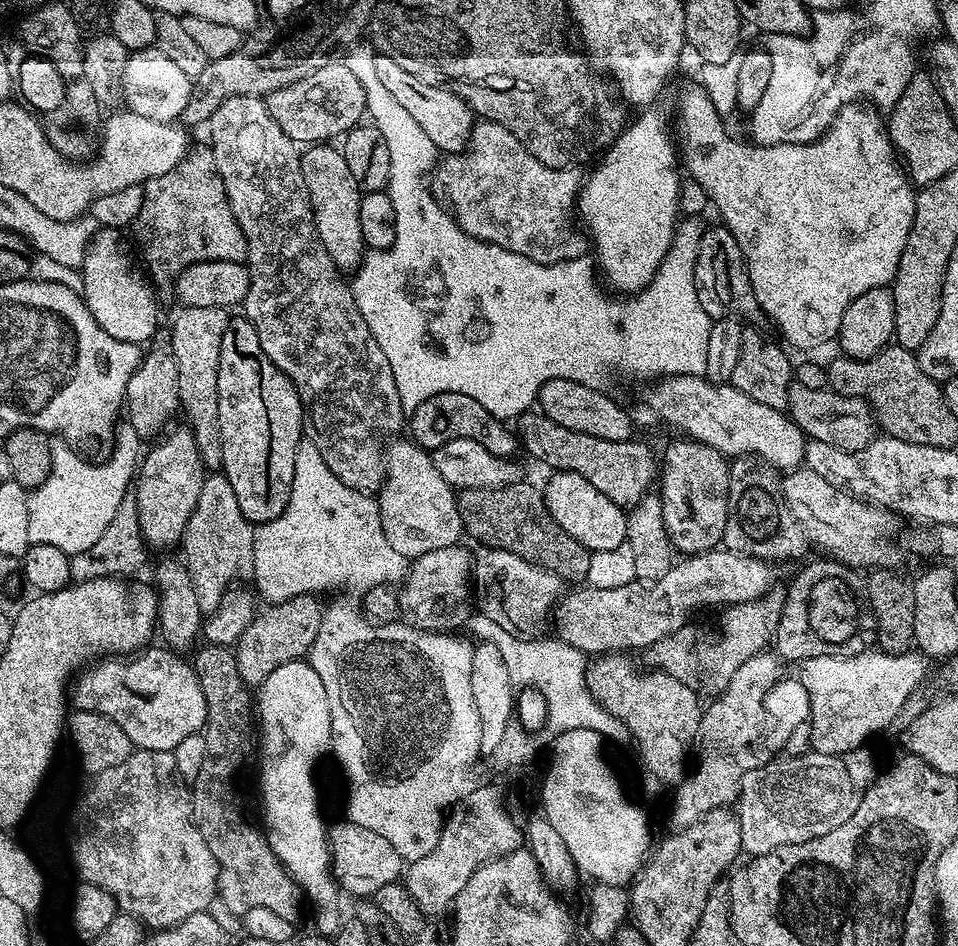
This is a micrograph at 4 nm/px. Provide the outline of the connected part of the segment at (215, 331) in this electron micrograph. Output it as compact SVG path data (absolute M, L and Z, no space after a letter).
M184 308L172 324L170 351L178 366L178 398L187 427L198 446L205 469L222 465L222 430L218 422L218 362L222 354L222 338L226 334L229 313L222 308Z

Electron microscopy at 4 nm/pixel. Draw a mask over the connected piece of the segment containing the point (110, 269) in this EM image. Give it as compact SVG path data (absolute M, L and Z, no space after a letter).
M100 228L89 241L82 265L82 295L96 321L108 334L143 345L144 340L156 332L156 296L149 277L139 263L136 265L132 261L128 244L120 236L123 235L117 229Z

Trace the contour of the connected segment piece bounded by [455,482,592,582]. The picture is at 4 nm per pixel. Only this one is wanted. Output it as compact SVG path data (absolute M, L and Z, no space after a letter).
M517 482L498 488L462 488L455 493L458 524L477 541L477 545L498 550L510 550L526 562L554 574L562 582L587 581L592 552L573 536L566 534L548 512L539 487Z

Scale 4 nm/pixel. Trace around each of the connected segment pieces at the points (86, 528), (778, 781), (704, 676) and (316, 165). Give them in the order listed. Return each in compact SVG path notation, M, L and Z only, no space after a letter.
M124 426L121 432L119 429L115 433L115 444L112 457L105 464L96 462L92 468L88 468L91 459L80 464L83 455L72 460L75 447L69 452L64 452L64 448L56 449L56 460L52 463L52 469L56 472L56 506L48 506L48 520L29 520L31 543L58 546L58 550L73 554L90 550L90 546L102 537L118 514L119 504L133 487L138 461L142 456L142 441L130 426Z
M807 750L801 756L788 756L785 760L769 759L762 765L746 773L742 778L739 799L738 817L741 826L741 849L749 857L761 856L770 850L778 850L778 846L810 842L810 838L822 838L822 834L830 834L837 826L842 826L854 810L858 810L861 793L849 777L843 759L839 755Z
M769 590L756 600L746 600L741 604L729 604L720 616L720 629L692 628L685 626L643 649L643 663L649 669L670 674L678 682L692 688L708 698L724 692L734 678L738 666L765 651L773 643L780 612L786 599L783 591Z
M320 142L309 147L300 157L301 174L304 176L308 200L312 205L316 237L322 242L326 254L337 268L355 270L360 267L366 252L360 221L362 193L354 182L354 174L350 174L350 166L346 166L343 151L339 147L331 148L332 146L328 142Z

